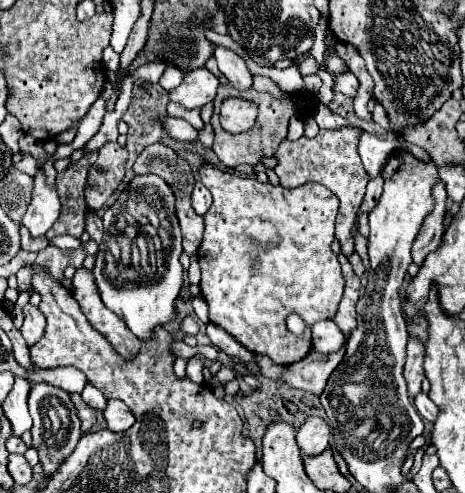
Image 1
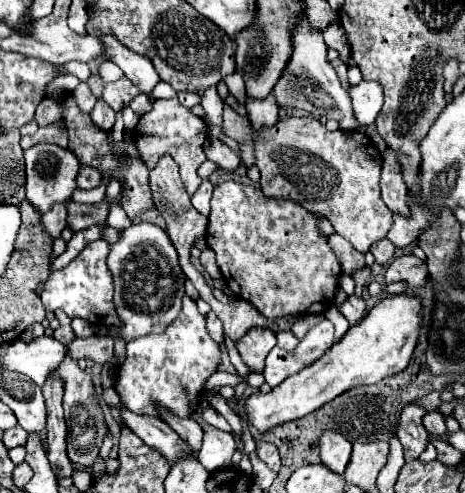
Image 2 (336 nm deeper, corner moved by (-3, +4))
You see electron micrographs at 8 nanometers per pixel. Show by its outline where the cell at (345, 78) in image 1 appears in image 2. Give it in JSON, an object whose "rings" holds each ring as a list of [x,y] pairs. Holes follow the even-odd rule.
{"rings":[[[361,81],[357,85],[349,87],[349,97],[353,103],[355,119],[359,119],[359,125],[367,127],[373,125],[381,105],[383,105],[383,89],[375,81]]]}

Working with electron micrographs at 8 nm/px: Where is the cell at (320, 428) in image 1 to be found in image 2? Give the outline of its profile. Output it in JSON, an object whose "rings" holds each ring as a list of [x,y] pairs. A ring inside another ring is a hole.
{"rings":[[[325,431],[319,447],[321,447],[323,465],[329,467],[333,473],[343,475],[351,457],[351,443],[341,433]]]}

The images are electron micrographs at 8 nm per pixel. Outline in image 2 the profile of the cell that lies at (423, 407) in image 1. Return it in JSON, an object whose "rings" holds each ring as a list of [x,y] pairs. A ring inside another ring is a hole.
{"rings":[[[431,411],[423,417],[423,427],[427,429],[429,435],[443,435],[447,433],[447,427],[445,427],[445,417],[437,411]]]}

